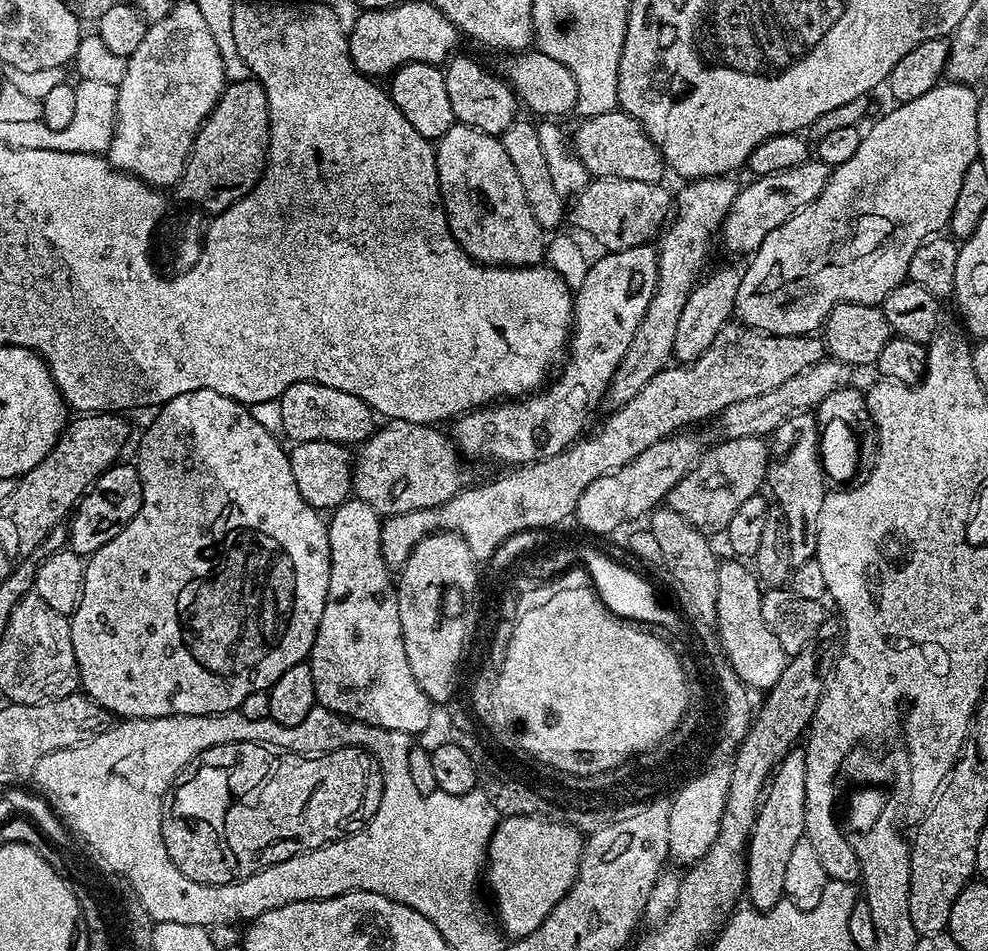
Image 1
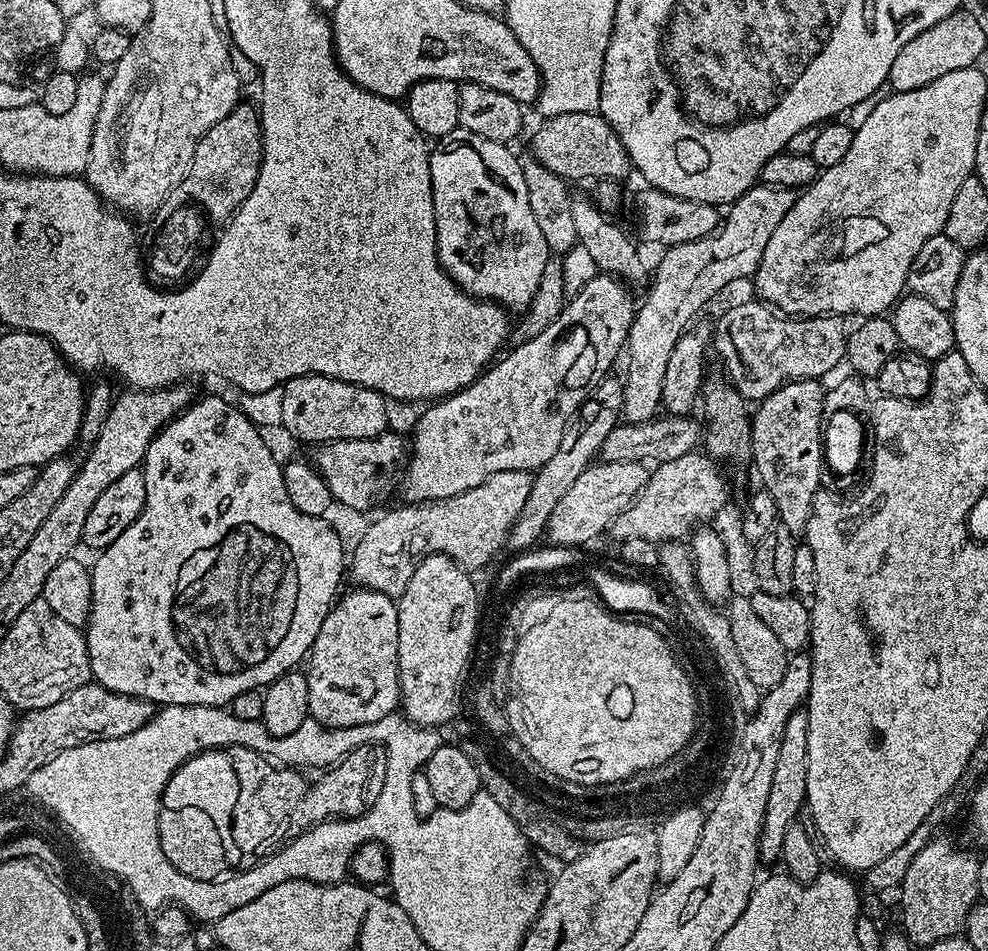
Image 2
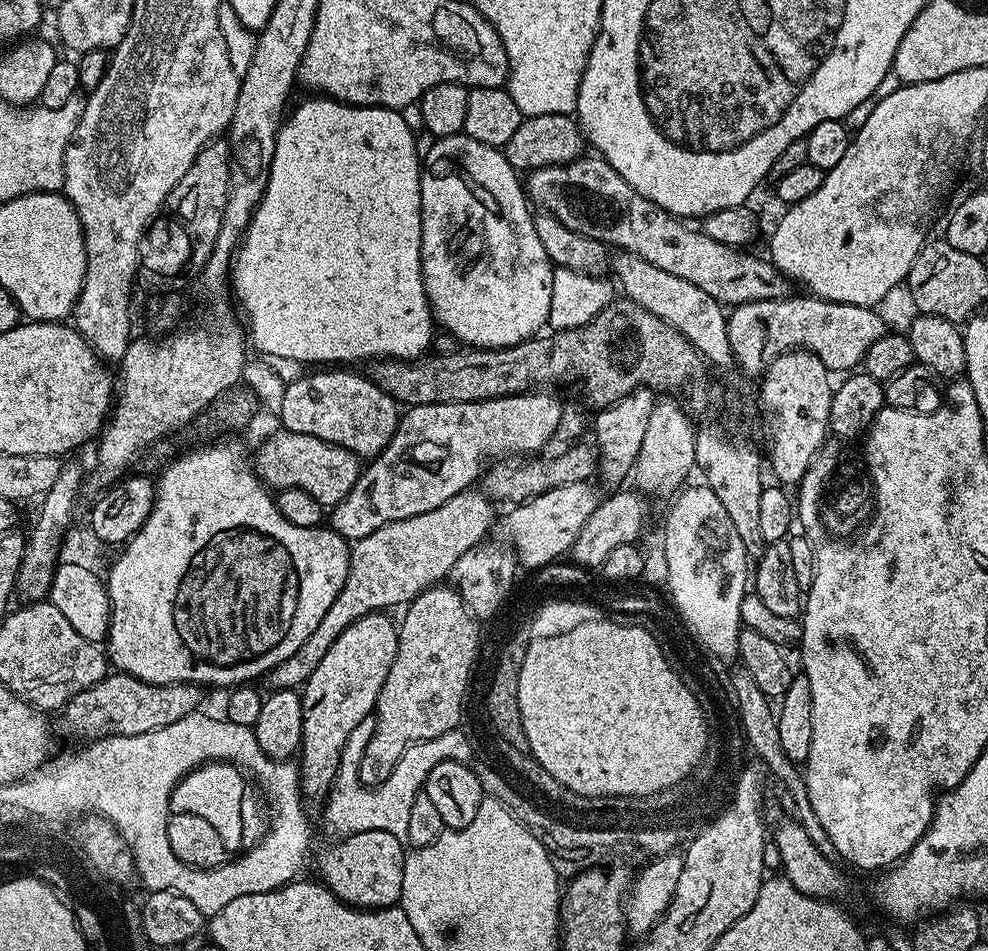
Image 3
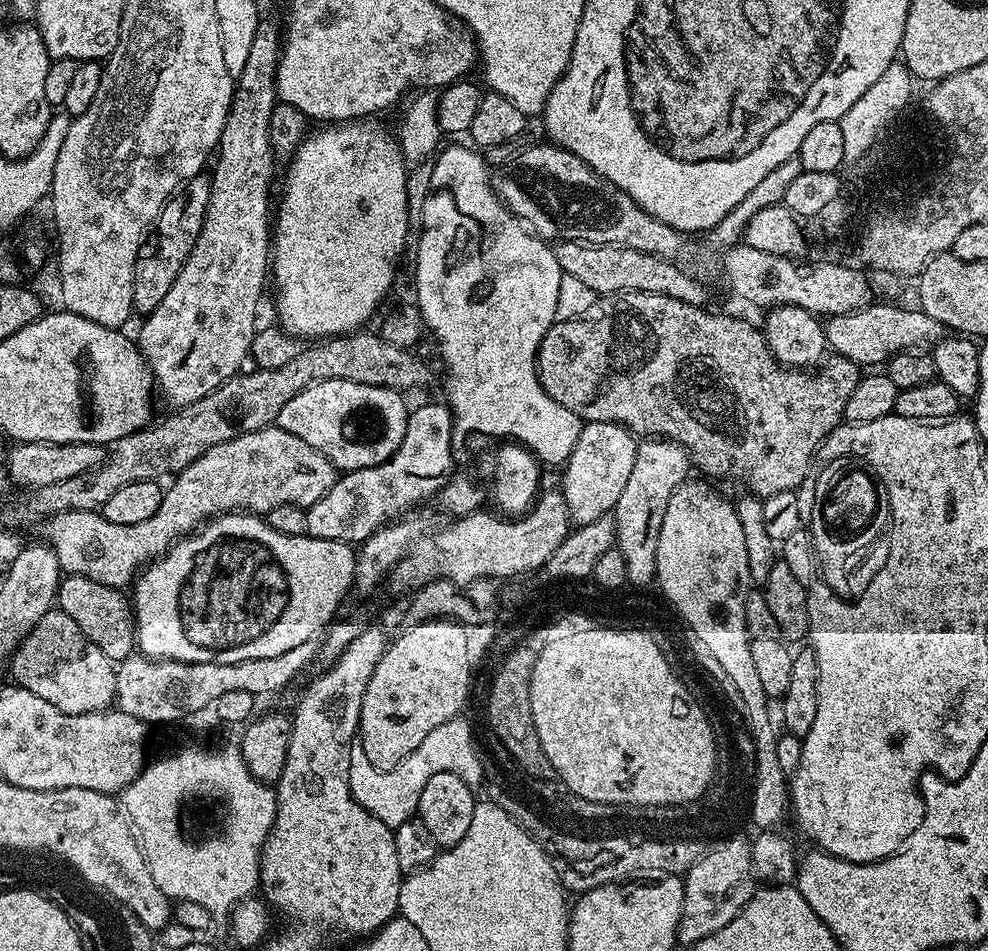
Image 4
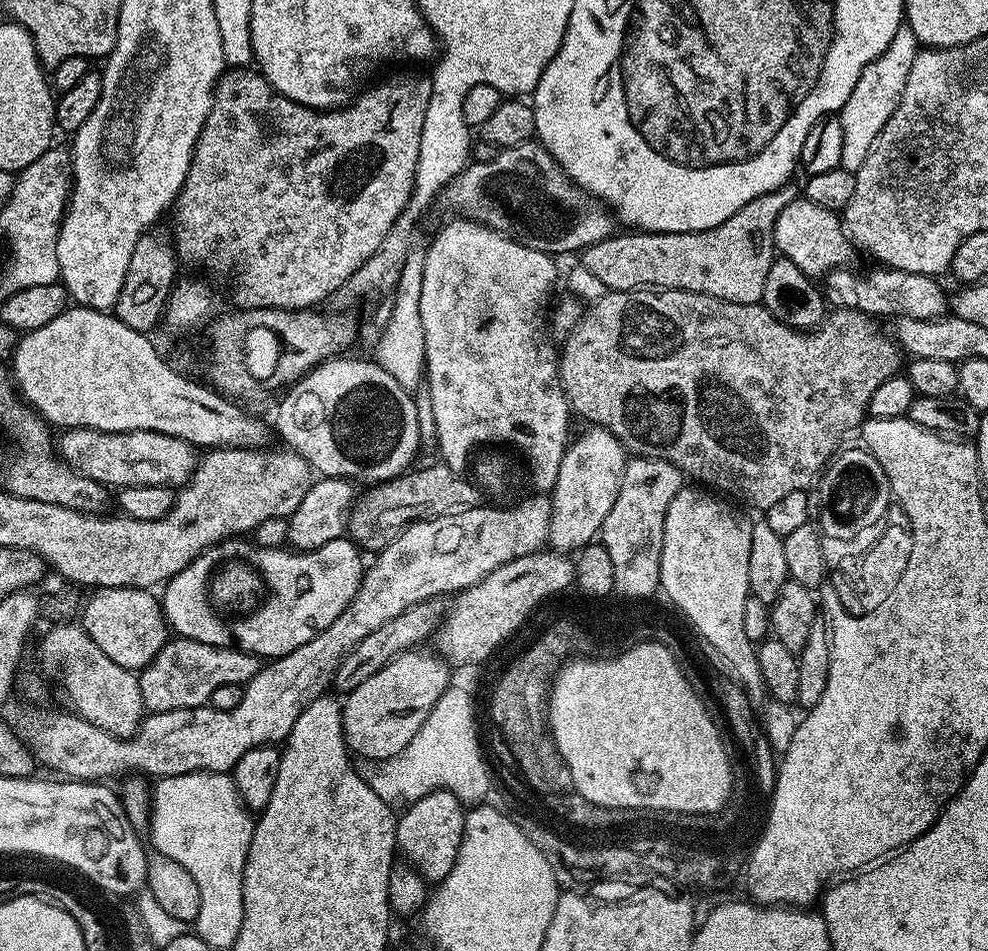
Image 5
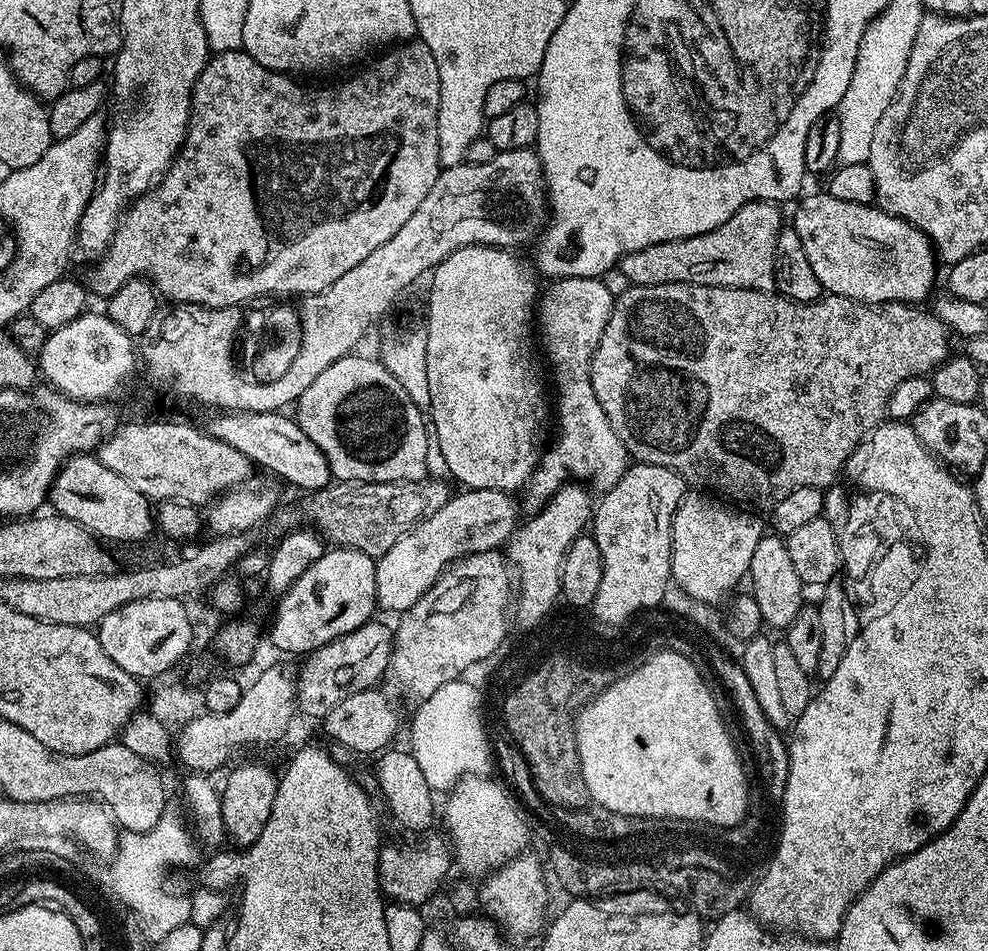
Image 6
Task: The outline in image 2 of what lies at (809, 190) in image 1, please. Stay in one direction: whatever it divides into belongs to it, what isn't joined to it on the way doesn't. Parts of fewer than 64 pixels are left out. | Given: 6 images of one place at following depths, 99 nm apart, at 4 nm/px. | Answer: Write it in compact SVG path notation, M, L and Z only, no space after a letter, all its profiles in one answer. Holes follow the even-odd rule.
M759 182L752 185L752 187L746 189L745 192L738 199L733 200L730 207L726 212L726 219L721 223L720 227L715 232L711 232L706 238L698 238L694 242L682 242L681 244L675 244L672 248L664 248L662 254L664 257L660 260L660 265L656 268L656 277L652 280L652 285L648 288L648 293L644 296L644 301L639 301L636 315L632 318L632 325L628 331L628 342L626 345L626 356L628 352L628 377L623 377L624 388L624 404L622 416L629 424L644 424L650 419L653 419L661 411L662 405L660 399L662 398L662 382L664 381L664 375L666 374L666 366L670 363L670 350L674 350L674 342L678 342L678 338L683 332L693 323L692 315L695 312L700 312L716 295L719 294L723 288L731 286L735 280L744 280L747 278L755 277L758 266L762 262L762 254L766 254L766 246L770 243L770 237L774 235L774 230L778 230L778 222L782 222L782 218L786 218L786 213L790 210L790 206L794 206L797 193L790 188L775 188L774 186L766 186Z

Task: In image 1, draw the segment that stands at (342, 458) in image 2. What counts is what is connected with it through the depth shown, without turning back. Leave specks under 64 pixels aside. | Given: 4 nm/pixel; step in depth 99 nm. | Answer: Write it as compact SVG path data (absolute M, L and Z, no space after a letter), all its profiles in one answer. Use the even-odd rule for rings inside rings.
M388 420L381 423L377 427L376 431L359 445L358 451L354 456L354 463L352 466L352 485L351 491L354 493L355 499L366 502L366 506L370 506L375 510L381 518L387 518L390 516L397 516L398 514L406 514L410 510L426 510L427 508L437 508L439 504L444 504L450 498L457 496L459 492L464 491L469 487L470 480L468 480L468 468L469 465L462 459L455 443L447 435L444 436L440 433L441 429L436 426L429 426L426 424L415 424L414 422L406 422L405 420Z

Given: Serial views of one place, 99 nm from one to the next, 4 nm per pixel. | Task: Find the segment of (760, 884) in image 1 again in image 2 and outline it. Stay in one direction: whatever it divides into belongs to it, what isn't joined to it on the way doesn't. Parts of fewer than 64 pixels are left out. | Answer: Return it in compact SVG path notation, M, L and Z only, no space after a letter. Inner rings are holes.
M801 710L786 718L786 730L782 730L782 746L778 750L778 762L774 766L774 782L770 785L770 798L766 802L766 814L760 831L759 859L768 864L780 860L782 842L786 839L786 830L797 823L801 812L805 811L806 770L810 754L810 718L807 711Z

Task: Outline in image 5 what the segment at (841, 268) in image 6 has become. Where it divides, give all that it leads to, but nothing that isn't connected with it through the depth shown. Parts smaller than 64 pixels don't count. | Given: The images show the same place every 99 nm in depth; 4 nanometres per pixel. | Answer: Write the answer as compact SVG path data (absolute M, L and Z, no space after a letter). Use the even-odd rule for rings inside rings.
M807 198L791 200L786 210L778 214L778 222L774 226L774 242L779 255L790 258L798 270L813 278L823 277L835 268L845 267L854 253L854 245L844 231L841 217Z

